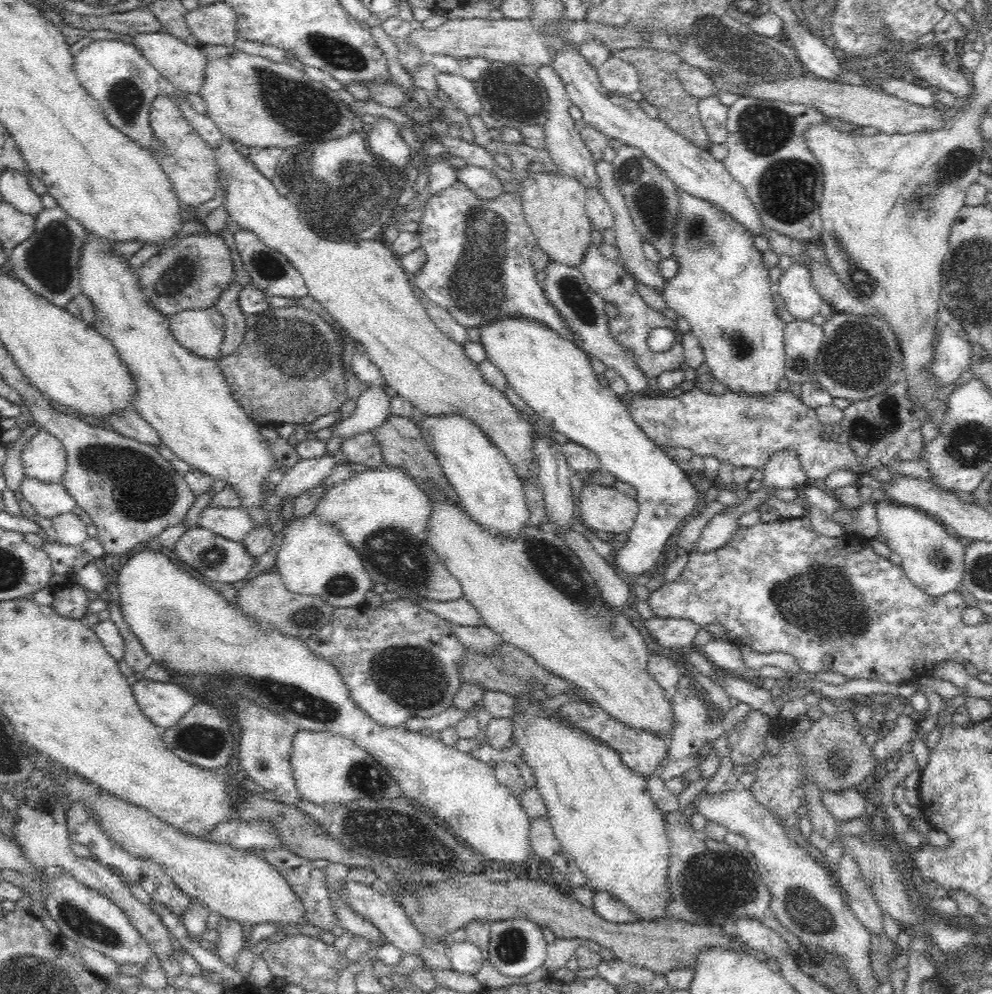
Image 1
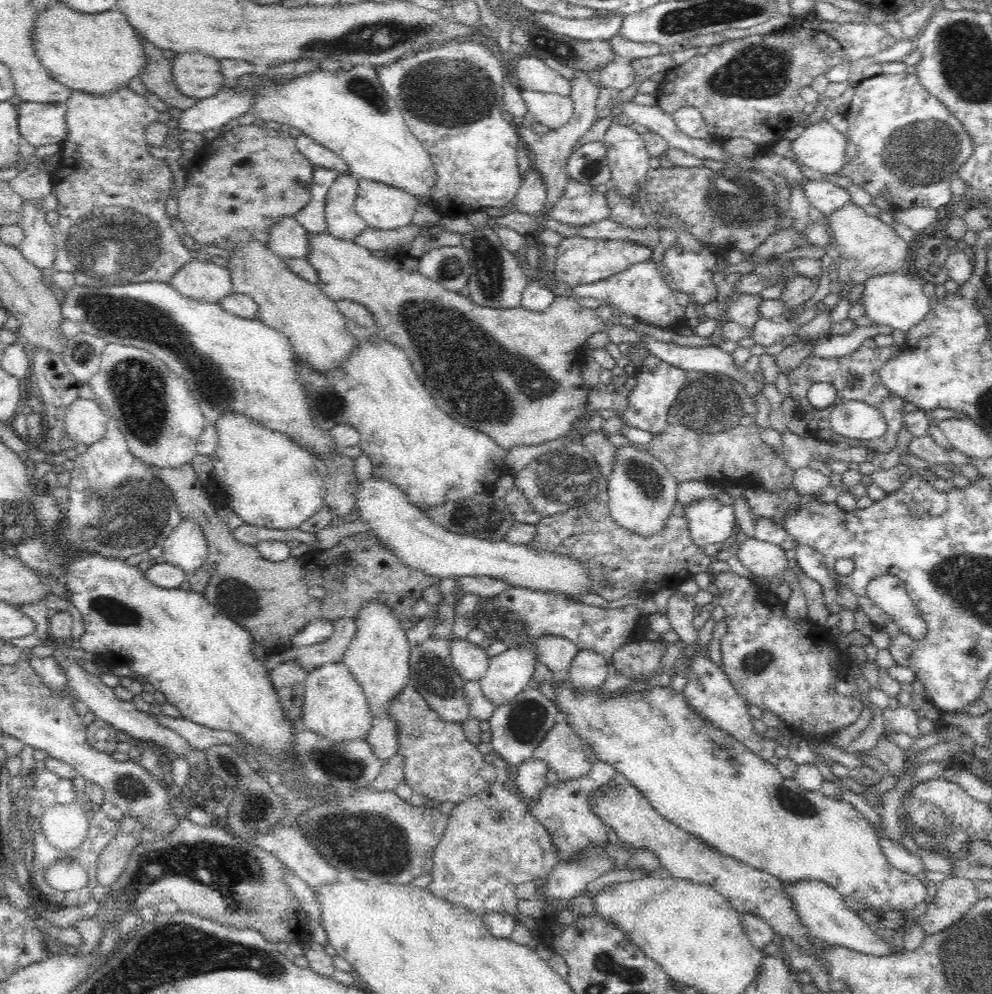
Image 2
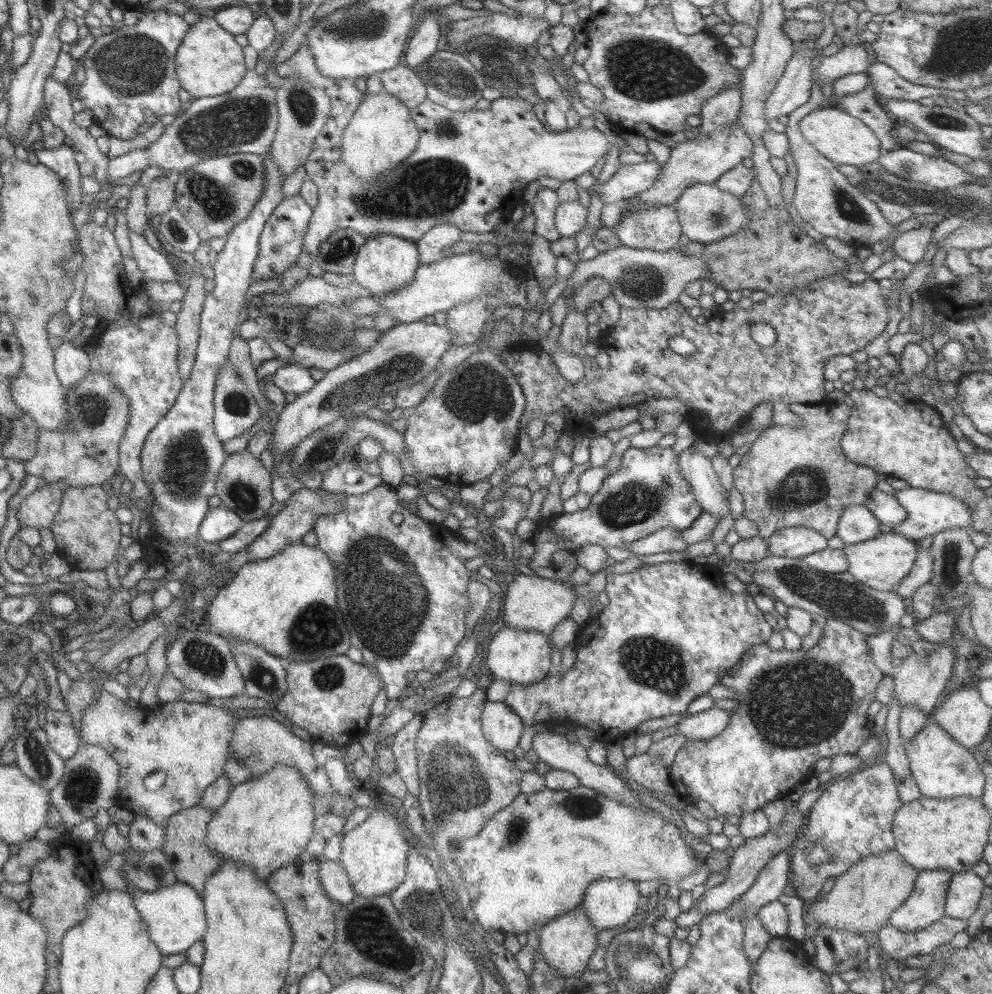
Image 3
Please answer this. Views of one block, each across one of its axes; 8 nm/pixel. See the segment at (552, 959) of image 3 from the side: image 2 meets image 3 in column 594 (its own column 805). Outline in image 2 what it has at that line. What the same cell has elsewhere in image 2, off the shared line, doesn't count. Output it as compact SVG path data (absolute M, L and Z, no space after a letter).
M628 779L612 786L606 784L602 786L602 790L594 788L588 796L588 806L608 829L616 832L618 838L626 845L631 845L634 849L654 852L661 866L669 872L670 876L713 886L734 910L739 913L758 915L770 923L774 932L778 932L782 937L790 936L806 952L814 952L814 948L808 944L808 931L796 915L792 901L782 889L782 881L778 877L752 868L733 856L722 854L719 850L707 845L700 837L695 837L666 820Z

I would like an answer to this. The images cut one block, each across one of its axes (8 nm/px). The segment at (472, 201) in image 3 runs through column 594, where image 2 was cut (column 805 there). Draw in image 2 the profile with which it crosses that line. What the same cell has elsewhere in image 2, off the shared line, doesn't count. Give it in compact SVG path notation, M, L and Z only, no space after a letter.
M828 119L819 123L806 126L804 132L792 141L796 156L812 170L822 172L827 175L838 174L846 164L848 136L838 131Z

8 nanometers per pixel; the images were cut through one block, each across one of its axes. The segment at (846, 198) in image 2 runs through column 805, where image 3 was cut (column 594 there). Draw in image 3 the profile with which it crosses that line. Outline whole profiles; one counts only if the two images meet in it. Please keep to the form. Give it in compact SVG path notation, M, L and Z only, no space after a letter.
M651 158L640 164L621 165L603 184L593 184L587 193L599 197L601 204L620 204L621 200L649 189L661 168Z

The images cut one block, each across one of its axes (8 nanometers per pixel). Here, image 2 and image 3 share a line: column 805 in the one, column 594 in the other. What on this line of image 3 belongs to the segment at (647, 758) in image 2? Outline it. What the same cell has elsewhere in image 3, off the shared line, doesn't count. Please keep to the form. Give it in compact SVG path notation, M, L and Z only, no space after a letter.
M581 785L562 791L543 788L531 794L519 792L509 804L488 818L475 836L451 842L449 853L457 863L477 924L487 933L499 930L503 935L539 930L547 921L577 907L590 882L625 878L638 883L660 878L676 883L696 871L696 864L699 864L688 847L688 839L673 822L652 809L635 809Z

